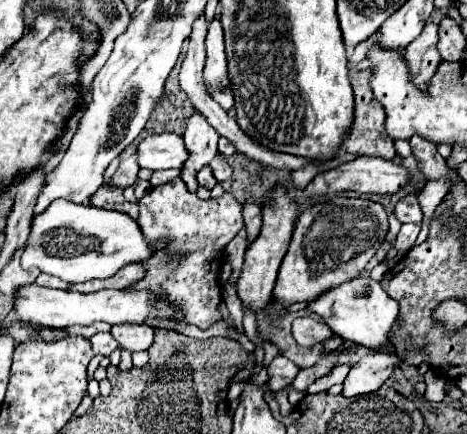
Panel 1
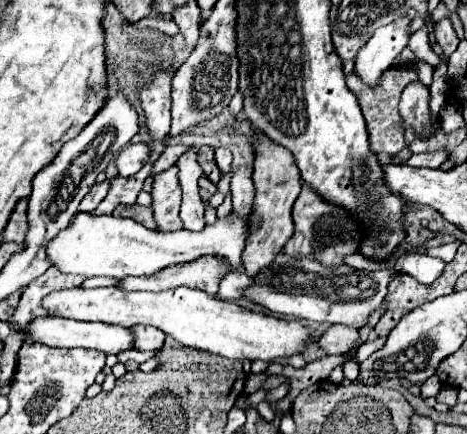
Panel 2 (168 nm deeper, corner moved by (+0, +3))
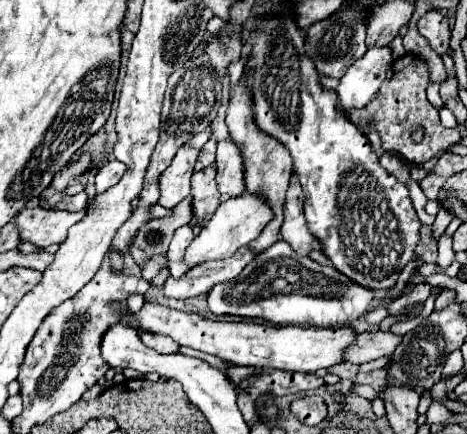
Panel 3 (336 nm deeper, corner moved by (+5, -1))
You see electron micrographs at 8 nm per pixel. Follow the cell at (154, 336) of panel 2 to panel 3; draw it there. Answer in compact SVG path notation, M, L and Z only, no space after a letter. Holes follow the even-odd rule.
M142 333L142 343L156 349L158 353L178 353L178 345L176 341L172 341L170 337L164 337L164 335L156 335L156 333Z

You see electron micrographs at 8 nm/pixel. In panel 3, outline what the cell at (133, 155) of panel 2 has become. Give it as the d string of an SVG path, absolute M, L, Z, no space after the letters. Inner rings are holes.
M116 159L108 161L104 165L104 169L100 169L96 175L96 193L100 195L100 193L108 191L112 185L116 185L120 181L120 177L124 175L124 171L126 171L126 165L122 165L120 161L116 161Z

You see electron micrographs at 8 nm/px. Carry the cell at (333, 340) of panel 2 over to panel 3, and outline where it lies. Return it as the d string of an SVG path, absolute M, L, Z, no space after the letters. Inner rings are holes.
M376 331L376 333L360 333L356 341L346 349L344 357L350 363L362 365L368 361L374 361L384 355L392 355L396 345L400 345L402 335L396 335L392 331Z

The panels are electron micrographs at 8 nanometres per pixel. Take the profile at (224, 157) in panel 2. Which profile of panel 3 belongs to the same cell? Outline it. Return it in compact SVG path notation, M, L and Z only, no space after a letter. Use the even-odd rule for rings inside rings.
M208 167L204 171L196 171L192 175L192 213L194 219L200 223L210 221L212 213L220 205L220 191L216 187L216 169Z

